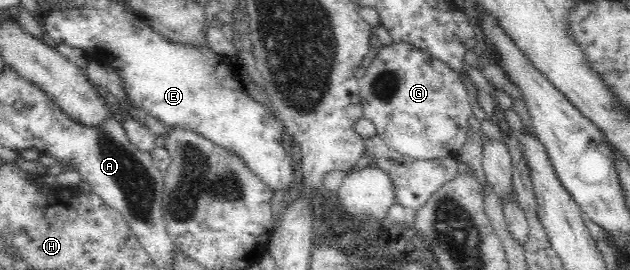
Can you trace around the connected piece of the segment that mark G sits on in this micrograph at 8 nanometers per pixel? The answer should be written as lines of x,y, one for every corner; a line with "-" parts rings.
393,42
382,46
364,72
364,77
359,79
363,117
374,124
377,136
381,137
388,147
412,159
424,160
446,158
466,143
468,120
473,113
472,101
458,73
442,61
411,44

